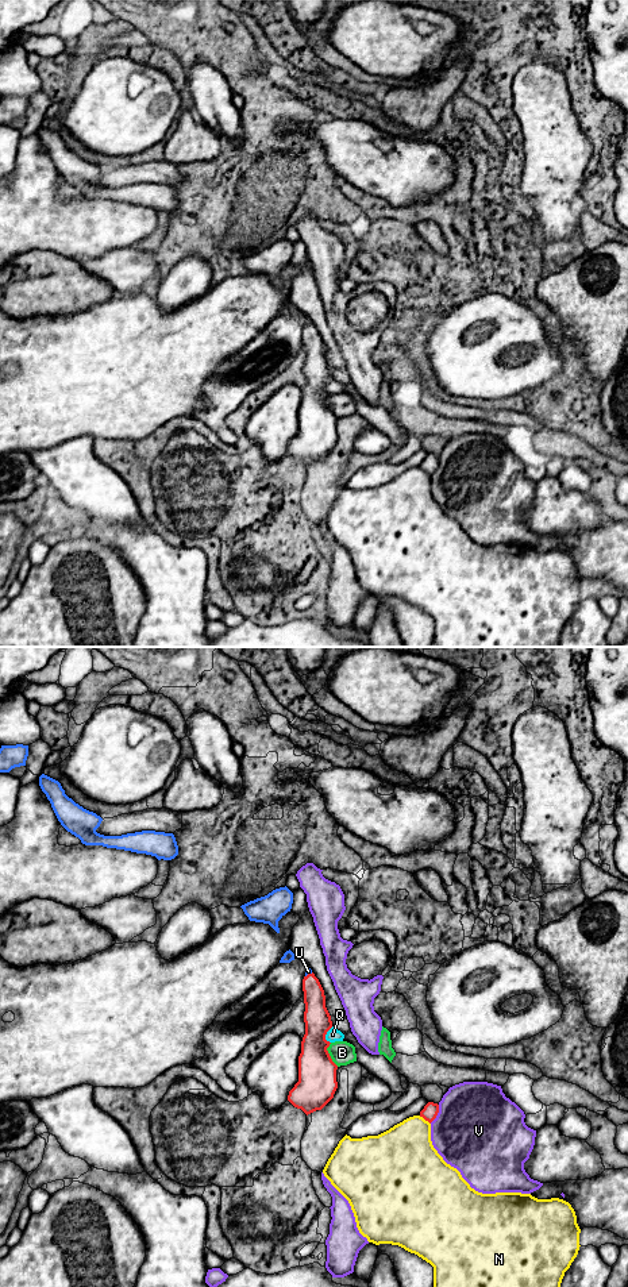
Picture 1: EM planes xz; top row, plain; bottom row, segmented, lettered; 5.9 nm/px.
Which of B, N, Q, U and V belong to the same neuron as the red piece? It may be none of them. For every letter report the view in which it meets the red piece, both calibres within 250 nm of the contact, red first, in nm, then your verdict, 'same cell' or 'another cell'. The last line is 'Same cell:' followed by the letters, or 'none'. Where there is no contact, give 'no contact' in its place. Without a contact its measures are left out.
B: meets red in xz; 220 nm thick on the red side, 140 nm on the other; another cell
N: meets red in xz; 90 nm thick on the red side, 360 nm on the other; another cell
Q: meets red in xz; 220 nm thick on the red side, 80 nm on the other; another cell
U: meets red in xz; 140 nm thick on the red side, 30 nm on the other; same cell
V: meets red in xz; 90 nm thick on the red side, 500 nm on the other; another cell
Same cell: U

